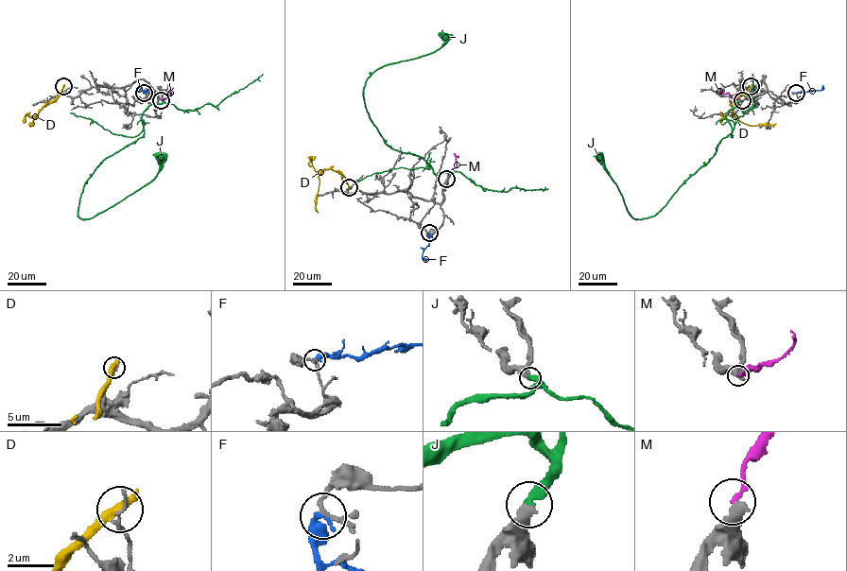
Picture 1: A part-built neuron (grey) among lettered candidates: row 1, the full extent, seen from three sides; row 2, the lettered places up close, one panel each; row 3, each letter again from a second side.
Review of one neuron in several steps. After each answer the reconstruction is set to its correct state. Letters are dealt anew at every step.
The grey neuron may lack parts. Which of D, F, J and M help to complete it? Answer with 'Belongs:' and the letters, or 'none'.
Belongs: J

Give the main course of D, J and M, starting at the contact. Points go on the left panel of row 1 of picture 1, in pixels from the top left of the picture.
D: (63, 86), (60, 94), (39, 111), (33, 126), (30, 125), (32, 124)
J: (162, 100), (143, 112), (144, 135), (87, 180), (77, 216), (90, 218), (147, 183), (159, 170), (152, 154)
M: (161, 100), (169, 97), (172, 87)

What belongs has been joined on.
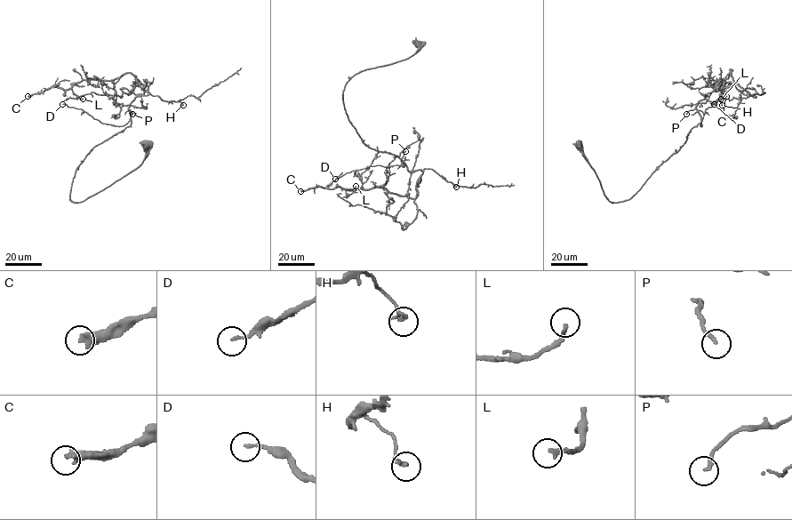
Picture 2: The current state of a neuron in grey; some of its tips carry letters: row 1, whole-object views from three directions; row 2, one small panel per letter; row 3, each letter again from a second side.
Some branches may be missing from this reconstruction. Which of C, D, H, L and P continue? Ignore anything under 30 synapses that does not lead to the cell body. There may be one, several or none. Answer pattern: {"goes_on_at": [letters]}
{"goes_on_at": ["C", "L"]}

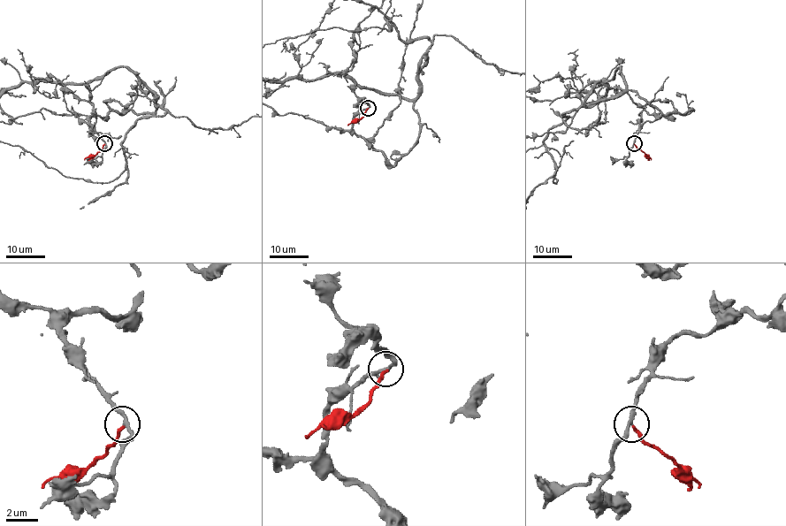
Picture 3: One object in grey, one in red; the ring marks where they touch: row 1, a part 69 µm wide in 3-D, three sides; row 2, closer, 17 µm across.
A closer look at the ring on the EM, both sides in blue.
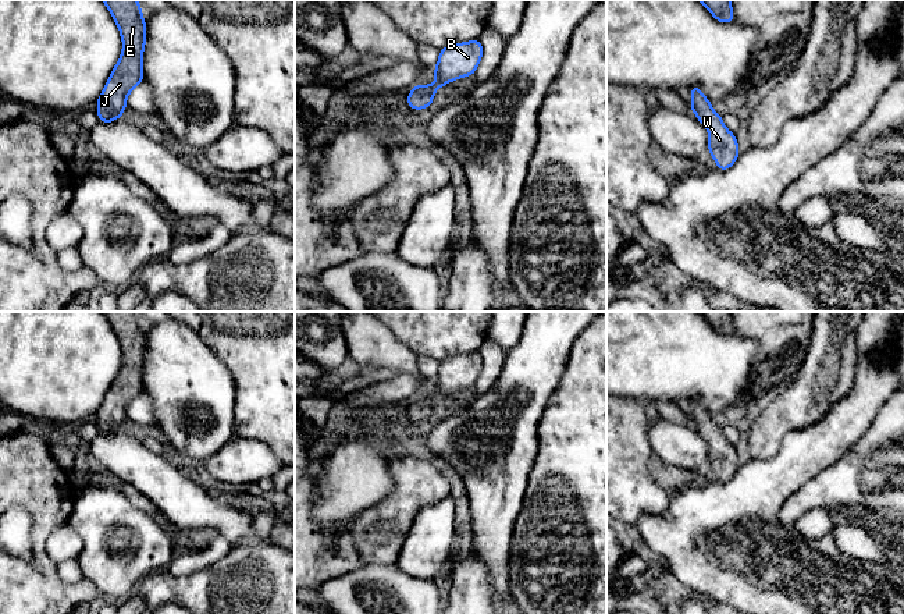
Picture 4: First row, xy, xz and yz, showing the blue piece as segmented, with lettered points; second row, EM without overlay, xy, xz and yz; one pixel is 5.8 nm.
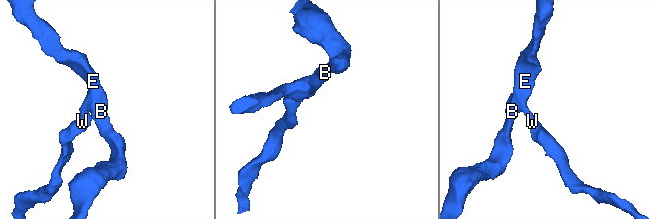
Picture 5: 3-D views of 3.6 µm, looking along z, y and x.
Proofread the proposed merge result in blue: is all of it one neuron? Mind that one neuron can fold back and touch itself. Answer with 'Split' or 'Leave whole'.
Leave whole

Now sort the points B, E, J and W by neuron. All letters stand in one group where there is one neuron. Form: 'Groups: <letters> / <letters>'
Groups: B E J W

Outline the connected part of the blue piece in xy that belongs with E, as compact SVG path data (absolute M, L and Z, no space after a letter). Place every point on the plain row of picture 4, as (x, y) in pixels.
M102 312L111 324L122 351L118 375L99 408L97 427L100 434L111 434L122 429L127 408L143 394L143 361L146 355L146 333L136 312Z

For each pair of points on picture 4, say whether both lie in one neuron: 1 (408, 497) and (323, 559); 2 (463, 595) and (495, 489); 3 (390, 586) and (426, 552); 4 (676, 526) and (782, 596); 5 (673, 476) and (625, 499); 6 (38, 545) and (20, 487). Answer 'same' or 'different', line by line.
1: same
2: different
3: different
4: same
5: different
6: same

